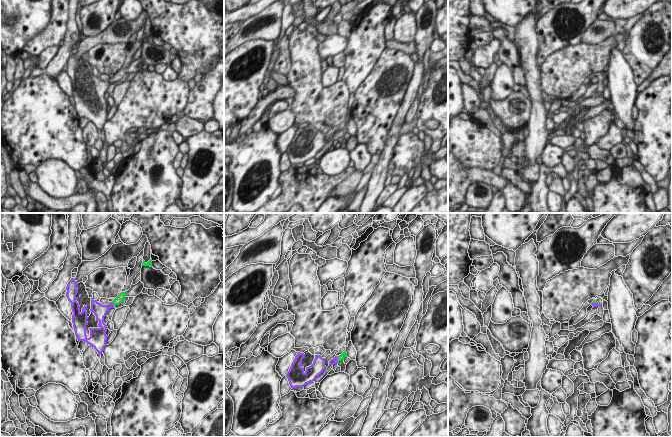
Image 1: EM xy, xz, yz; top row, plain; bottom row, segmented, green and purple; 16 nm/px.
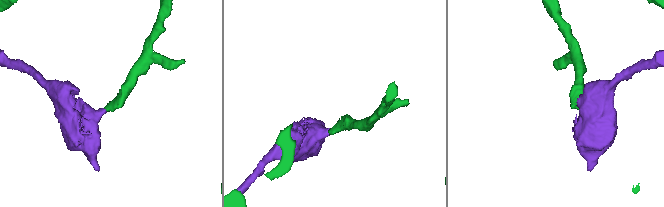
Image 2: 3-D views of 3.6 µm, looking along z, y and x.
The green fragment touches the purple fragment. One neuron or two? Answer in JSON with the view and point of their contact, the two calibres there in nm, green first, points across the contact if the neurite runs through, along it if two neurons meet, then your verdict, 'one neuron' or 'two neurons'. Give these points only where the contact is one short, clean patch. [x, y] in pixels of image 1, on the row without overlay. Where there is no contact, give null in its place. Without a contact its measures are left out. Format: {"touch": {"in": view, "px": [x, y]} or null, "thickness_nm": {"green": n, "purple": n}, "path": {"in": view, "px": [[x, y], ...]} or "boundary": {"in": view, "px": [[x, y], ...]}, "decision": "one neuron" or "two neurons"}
{"touch": {"in": "xy", "px": [113, 80]}, "thickness_nm": {"green": 130, "purple": 220}, "path": {"in": "xy", "px": [[119, 75], [113, 80], [99, 86]]}, "decision": "one neuron"}

